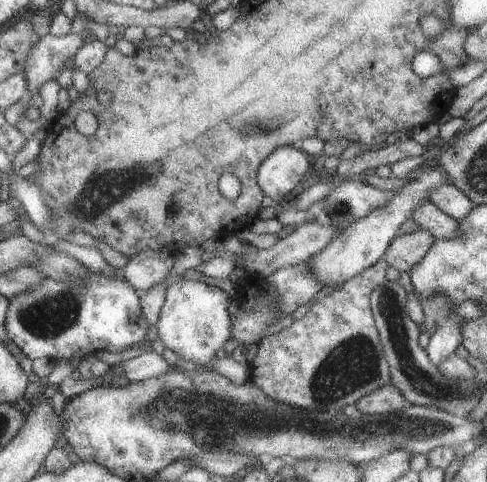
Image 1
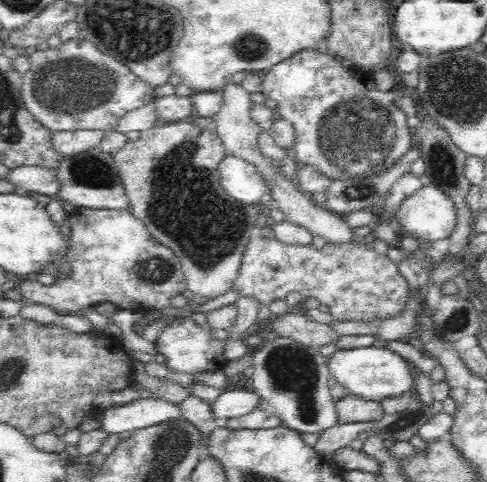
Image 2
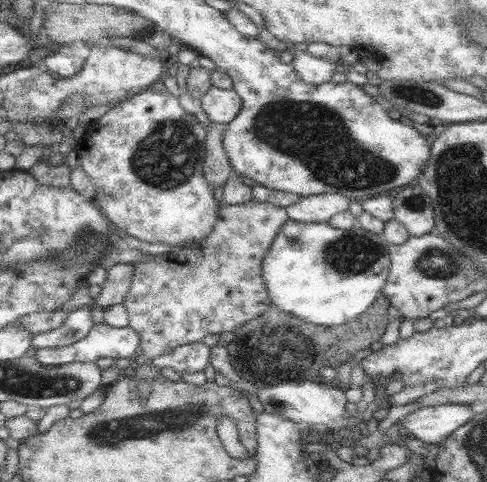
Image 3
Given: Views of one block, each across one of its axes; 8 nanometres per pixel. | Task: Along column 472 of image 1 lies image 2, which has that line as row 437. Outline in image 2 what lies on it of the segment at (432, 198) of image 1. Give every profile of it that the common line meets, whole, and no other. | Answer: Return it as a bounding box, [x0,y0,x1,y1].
[178,394,216,450]

